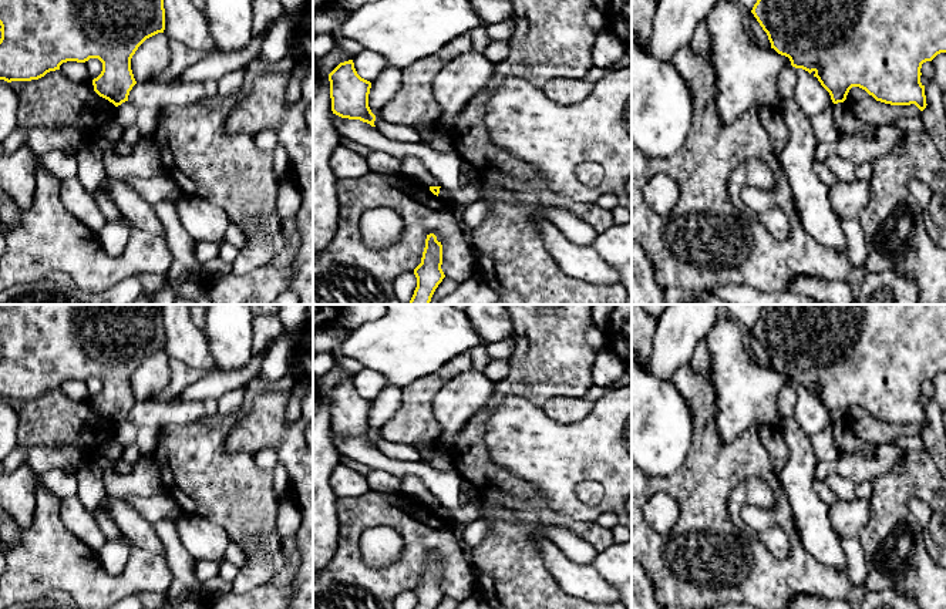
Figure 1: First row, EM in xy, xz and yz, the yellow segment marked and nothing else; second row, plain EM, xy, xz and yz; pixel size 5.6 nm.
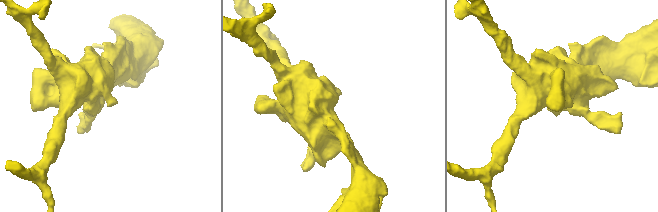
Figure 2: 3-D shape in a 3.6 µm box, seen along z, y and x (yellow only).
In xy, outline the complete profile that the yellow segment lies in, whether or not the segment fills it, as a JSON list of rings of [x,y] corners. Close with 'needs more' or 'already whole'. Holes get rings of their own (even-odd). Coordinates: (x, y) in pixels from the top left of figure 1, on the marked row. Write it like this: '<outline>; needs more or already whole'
[[[0,0],[0,26],[0,80],[38,80],[60,70],[63,63],[98,58],[102,71],[92,80],[94,91],[118,107],[128,101],[129,91],[137,84],[131,58],[147,38],[164,33],[165,9],[164,0]]]; already whole

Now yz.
[[[757,0],[751,13],[767,33],[771,48],[788,57],[792,67],[814,71],[834,104],[844,102],[849,90],[859,87],[885,104],[926,108],[920,68],[946,53],[946,0]]]; already whole

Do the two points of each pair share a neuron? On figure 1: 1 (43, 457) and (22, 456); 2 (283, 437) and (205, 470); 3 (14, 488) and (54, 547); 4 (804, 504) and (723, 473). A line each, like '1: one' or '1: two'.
1: one
2: two
3: two
4: two

